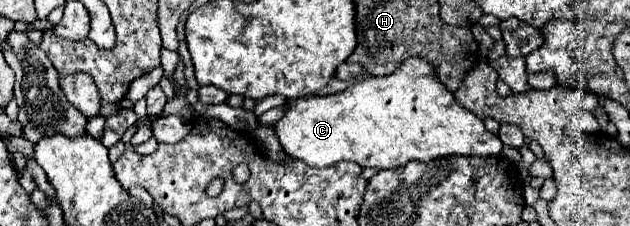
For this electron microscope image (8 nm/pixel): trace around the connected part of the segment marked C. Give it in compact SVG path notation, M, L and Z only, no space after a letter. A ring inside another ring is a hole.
M415 57L411 61L403 61L403 65L387 77L367 77L341 93L323 97L311 95L289 101L285 115L273 125L273 129L283 151L311 167L329 167L339 161L351 161L361 167L395 169L407 165L409 161L431 161L447 155L487 157L501 153L499 137L489 133L479 117L459 107L453 93L447 93L447 89L439 85L439 79L427 61L419 61Z

